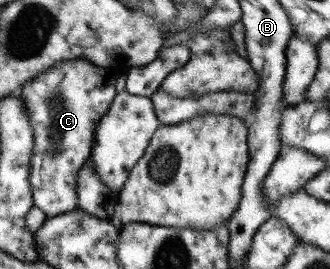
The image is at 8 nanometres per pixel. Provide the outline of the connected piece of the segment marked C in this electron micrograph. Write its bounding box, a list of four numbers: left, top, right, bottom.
[19,59,121,218]

